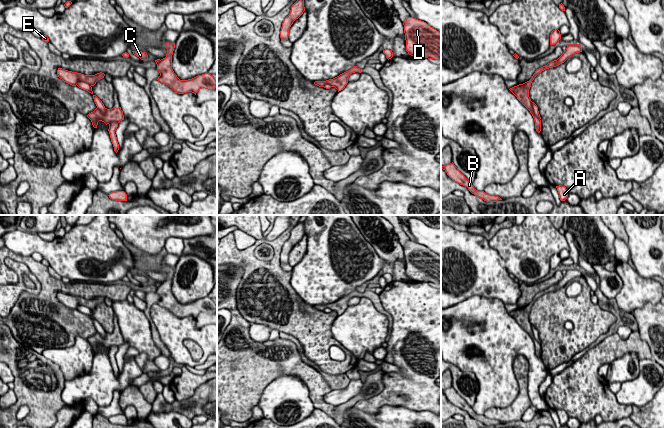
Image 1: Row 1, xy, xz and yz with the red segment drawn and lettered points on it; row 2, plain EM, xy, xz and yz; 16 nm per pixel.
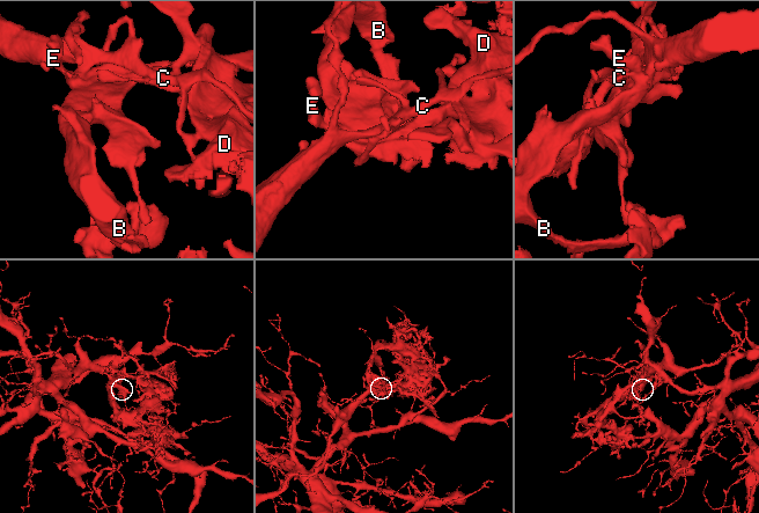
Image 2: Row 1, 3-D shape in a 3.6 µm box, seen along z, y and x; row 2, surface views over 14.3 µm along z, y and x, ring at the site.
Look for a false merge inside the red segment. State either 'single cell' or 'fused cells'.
fused cells

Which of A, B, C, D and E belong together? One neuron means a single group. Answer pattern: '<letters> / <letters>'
A B D / C E

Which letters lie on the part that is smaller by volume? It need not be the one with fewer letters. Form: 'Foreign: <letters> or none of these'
Foreign: A, B, D

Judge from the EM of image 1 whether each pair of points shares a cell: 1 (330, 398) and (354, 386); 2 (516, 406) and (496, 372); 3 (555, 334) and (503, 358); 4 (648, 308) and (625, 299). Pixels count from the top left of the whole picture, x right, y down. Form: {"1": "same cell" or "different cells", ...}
{"1": "same cell", "2": "different cells", "3": "different cells", "4": "different cells"}

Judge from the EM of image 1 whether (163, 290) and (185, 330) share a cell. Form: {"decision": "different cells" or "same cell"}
{"decision": "different cells"}

